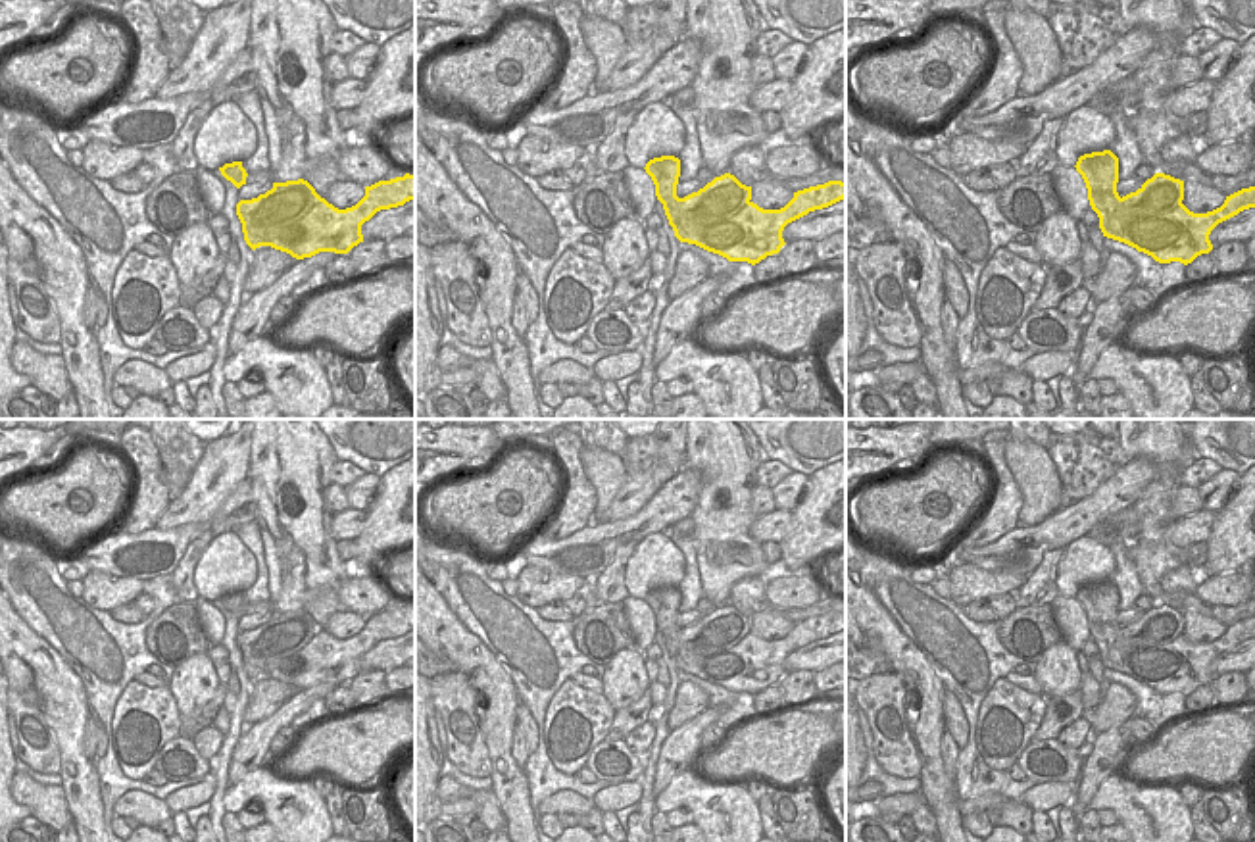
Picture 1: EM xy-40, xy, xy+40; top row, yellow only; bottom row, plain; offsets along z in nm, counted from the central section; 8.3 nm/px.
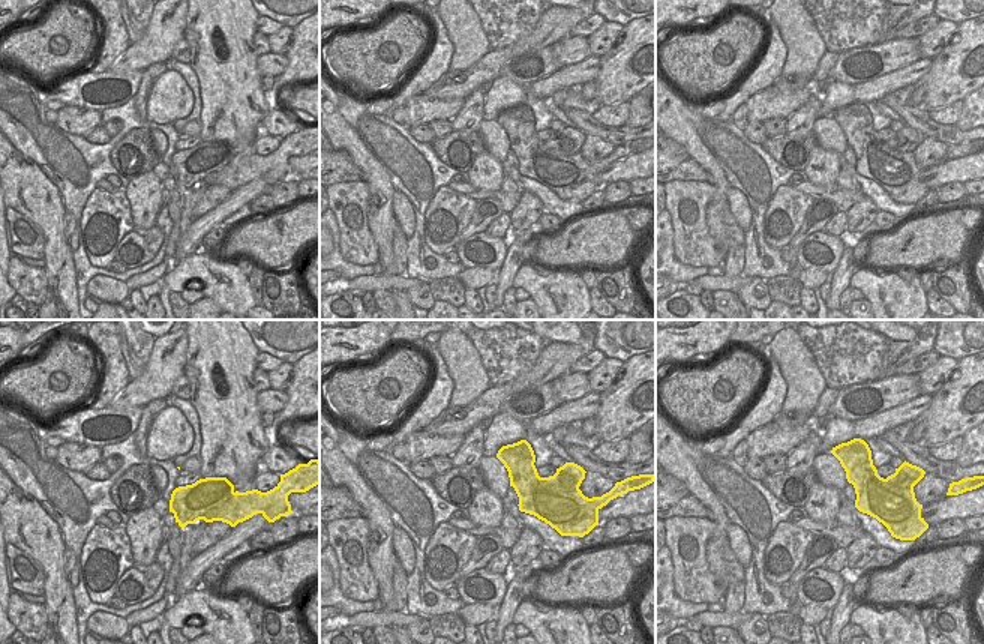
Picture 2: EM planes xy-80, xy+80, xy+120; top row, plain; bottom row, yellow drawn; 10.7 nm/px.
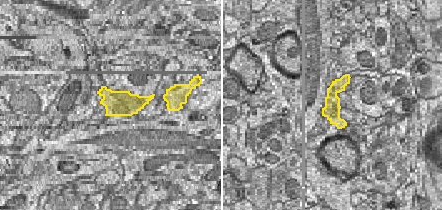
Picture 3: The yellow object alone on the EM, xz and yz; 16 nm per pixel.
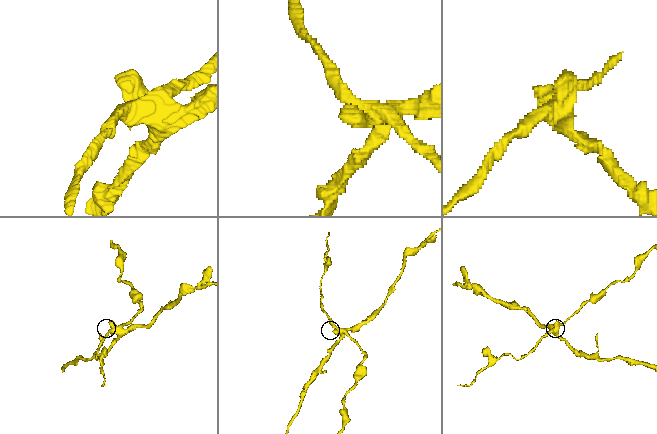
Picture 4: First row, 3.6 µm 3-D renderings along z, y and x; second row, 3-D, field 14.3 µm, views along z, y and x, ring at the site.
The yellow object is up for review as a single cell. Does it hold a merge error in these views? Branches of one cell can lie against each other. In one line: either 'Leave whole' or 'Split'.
Split.

